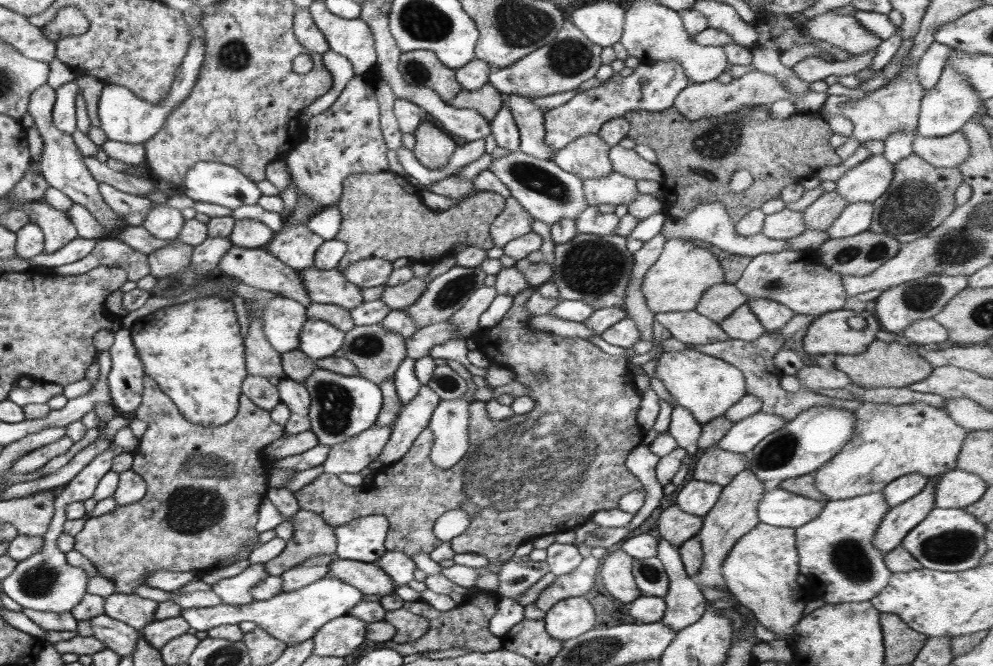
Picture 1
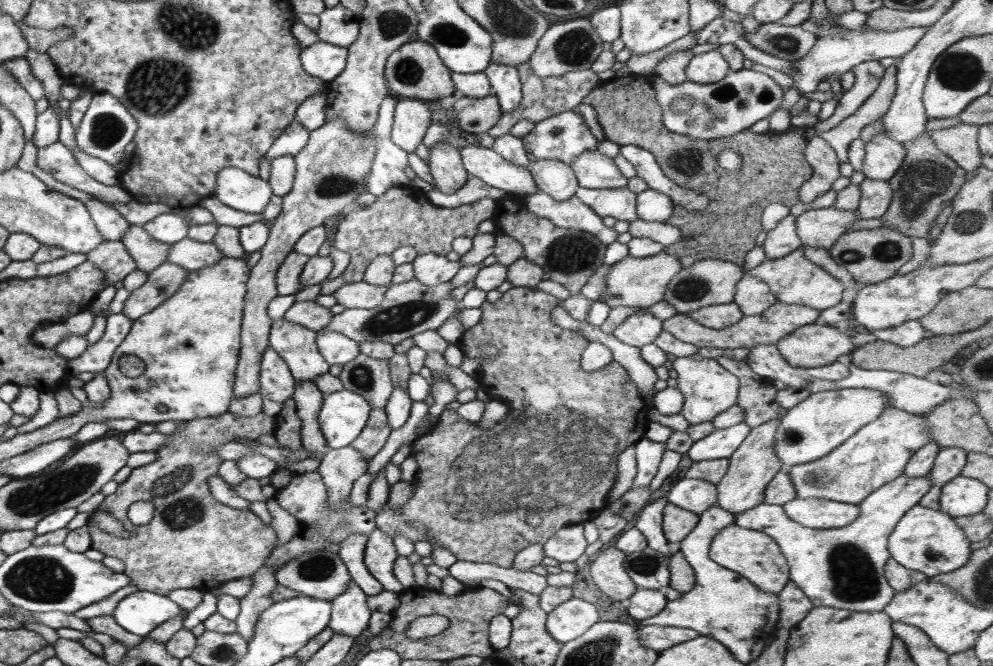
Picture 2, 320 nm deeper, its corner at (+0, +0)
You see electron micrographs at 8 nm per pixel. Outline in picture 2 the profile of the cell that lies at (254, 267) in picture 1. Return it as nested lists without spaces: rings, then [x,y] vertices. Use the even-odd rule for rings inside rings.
[[[188,237],[171,244],[169,250],[166,261],[188,271],[214,266],[216,262],[222,262],[222,258],[226,258],[214,243],[198,242]]]

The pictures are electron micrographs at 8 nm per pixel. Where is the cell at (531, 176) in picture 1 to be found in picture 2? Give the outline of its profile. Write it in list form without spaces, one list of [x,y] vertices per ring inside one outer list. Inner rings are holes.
[[[469,145],[459,148],[464,169],[488,186],[525,199],[540,189],[529,168],[518,167],[493,149]]]

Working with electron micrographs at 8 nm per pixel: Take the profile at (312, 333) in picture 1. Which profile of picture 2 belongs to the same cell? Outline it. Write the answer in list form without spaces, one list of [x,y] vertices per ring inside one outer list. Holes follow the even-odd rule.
[[[320,330],[316,337],[317,349],[329,364],[344,366],[359,355],[359,344],[334,330]]]

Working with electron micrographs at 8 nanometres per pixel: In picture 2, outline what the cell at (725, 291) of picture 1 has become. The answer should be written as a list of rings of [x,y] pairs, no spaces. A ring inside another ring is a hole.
[[[700,260],[694,262],[689,268],[683,268],[680,273],[667,284],[663,300],[676,308],[678,313],[689,313],[693,310],[712,306],[728,304],[735,297],[736,283],[743,277],[744,269],[726,260]]]

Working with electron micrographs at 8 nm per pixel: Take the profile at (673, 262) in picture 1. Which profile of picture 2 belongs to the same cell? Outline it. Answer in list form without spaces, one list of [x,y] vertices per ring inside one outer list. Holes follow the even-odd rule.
[[[664,252],[648,257],[626,256],[620,262],[612,265],[612,270],[606,274],[606,290],[599,301],[605,302],[611,309],[615,306],[647,308],[657,302],[664,301],[667,284],[676,274],[680,273],[680,270],[683,270],[680,258]]]

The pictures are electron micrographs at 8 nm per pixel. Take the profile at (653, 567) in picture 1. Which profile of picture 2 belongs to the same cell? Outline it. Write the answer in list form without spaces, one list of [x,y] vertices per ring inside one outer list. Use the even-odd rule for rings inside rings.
[[[646,547],[627,554],[623,565],[638,588],[662,590],[669,586],[668,558],[656,550]]]

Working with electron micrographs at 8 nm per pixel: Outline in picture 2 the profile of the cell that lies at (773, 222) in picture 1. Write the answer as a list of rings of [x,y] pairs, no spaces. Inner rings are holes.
[[[836,207],[807,208],[795,218],[794,235],[799,237],[801,244],[829,250],[859,217],[858,210],[850,212]]]

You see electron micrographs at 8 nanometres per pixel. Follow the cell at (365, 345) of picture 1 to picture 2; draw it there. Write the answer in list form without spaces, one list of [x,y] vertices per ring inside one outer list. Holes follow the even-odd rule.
[[[361,352],[342,367],[337,377],[344,389],[360,394],[372,409],[384,409],[394,389],[389,361],[370,358]]]

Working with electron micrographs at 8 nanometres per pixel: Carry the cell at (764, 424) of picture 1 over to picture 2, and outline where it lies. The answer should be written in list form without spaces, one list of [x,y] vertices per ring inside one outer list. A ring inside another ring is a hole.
[[[745,422],[716,429],[708,436],[693,441],[688,449],[688,456],[693,461],[714,461],[715,459],[731,459],[733,452],[744,442],[750,434],[751,427]]]

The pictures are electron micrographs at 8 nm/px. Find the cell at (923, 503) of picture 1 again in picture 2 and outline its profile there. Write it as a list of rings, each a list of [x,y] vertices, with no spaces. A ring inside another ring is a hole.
[[[941,447],[928,476],[931,486],[940,487],[956,478],[967,461],[967,451],[958,447]]]

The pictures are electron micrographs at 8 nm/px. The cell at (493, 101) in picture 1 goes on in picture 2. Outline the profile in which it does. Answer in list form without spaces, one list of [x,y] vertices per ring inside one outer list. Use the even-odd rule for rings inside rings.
[[[494,94],[484,98],[464,96],[454,103],[453,108],[460,121],[460,129],[477,136],[491,130],[503,113]]]

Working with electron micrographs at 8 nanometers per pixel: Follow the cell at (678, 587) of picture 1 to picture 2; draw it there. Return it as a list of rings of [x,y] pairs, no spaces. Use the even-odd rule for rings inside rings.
[[[660,497],[651,503],[644,505],[639,510],[640,516],[634,526],[646,537],[647,547],[662,553],[666,558],[670,558],[670,546],[668,539],[664,536],[662,528],[663,508],[668,503],[666,497]]]

